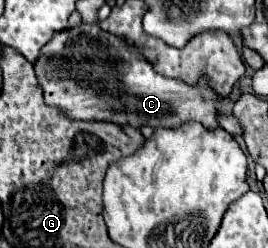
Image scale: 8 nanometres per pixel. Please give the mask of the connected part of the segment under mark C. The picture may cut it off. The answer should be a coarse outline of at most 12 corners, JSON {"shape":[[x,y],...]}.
{"shape":[[96,23],[34,61],[68,119],[218,129],[222,97]]}

